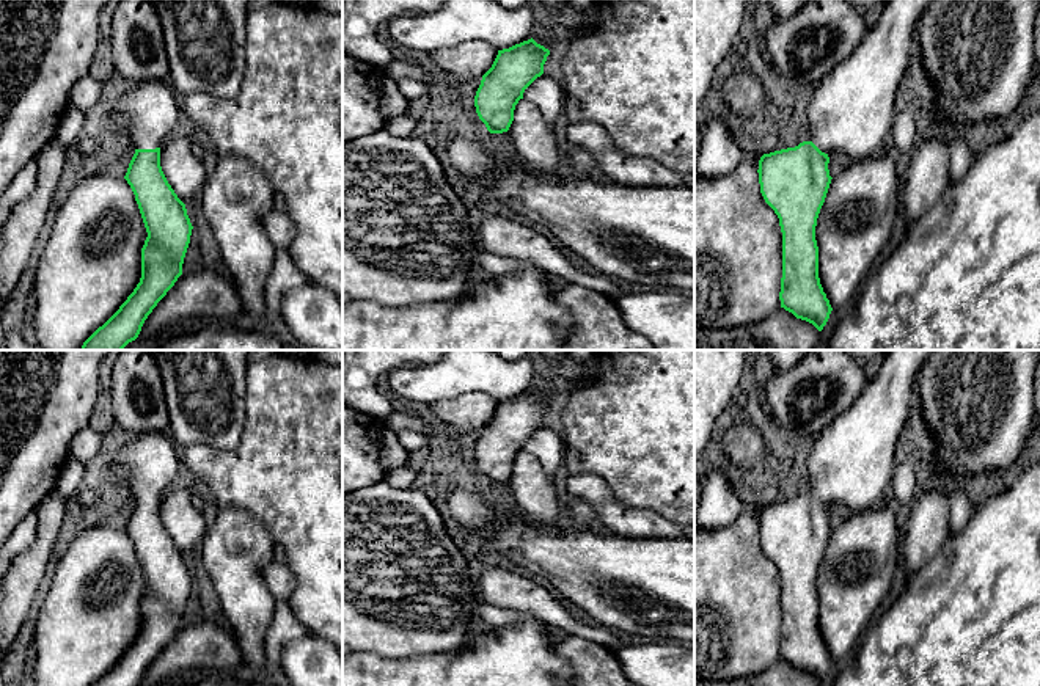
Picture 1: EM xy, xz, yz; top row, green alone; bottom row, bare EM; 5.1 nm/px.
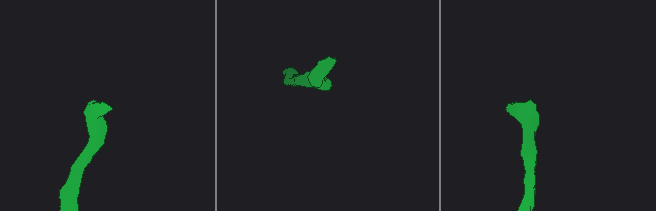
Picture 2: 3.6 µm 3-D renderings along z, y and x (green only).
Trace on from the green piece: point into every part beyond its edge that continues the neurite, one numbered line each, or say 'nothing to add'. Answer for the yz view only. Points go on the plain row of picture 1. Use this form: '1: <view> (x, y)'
1: yz (852, 460)

